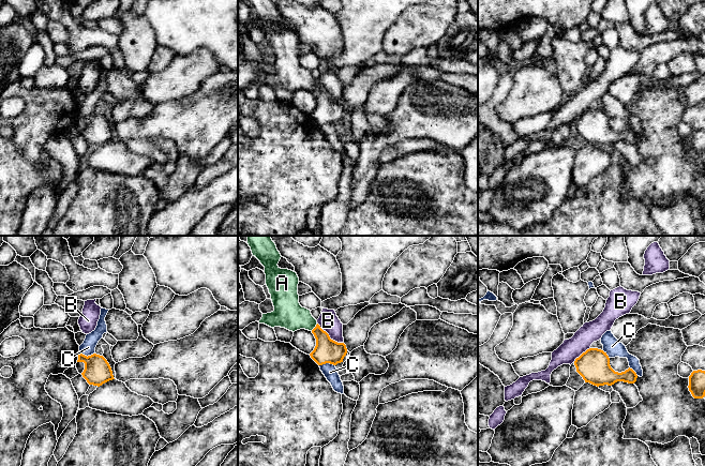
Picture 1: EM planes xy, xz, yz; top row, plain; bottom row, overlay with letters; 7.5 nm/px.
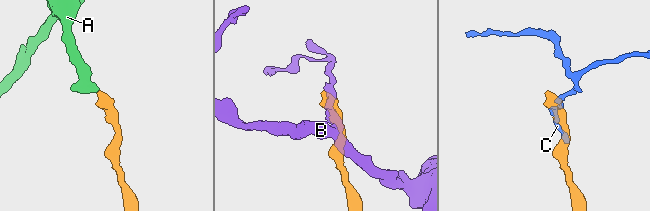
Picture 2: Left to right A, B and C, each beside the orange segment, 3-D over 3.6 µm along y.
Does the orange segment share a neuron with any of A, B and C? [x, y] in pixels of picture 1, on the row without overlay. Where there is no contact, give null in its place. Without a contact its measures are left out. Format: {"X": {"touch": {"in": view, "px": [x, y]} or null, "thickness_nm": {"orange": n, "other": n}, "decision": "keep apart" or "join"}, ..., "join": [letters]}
{"A": {"touch": {"in": "xz", "px": [315, 87]}, "thickness_nm": {"orange": 190, "other": 220}, "decision": "join"}, "B": {"touch": {"in": "xz", "px": [329, 96]}, "thickness_nm": {"orange": 190, "other": 150}, "decision": "keep apart"}, "C": {"touch": {"in": "xy", "px": [86, 116]}, "thickness_nm": {"orange": 200, "other": 110}, "decision": "keep apart"}, "join": ["A"]}

